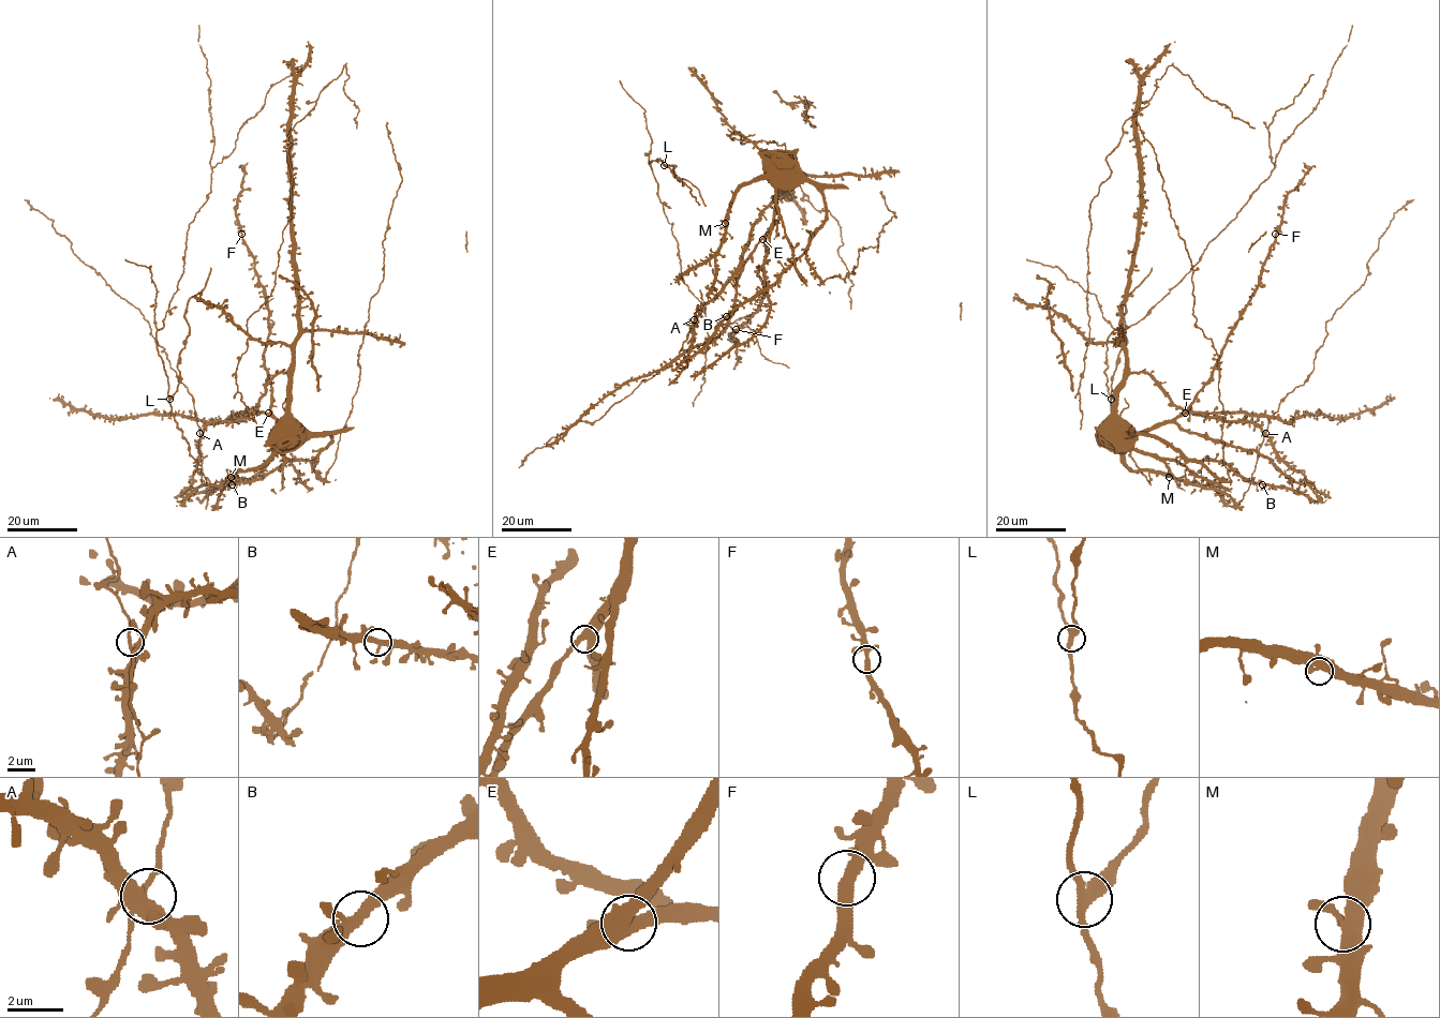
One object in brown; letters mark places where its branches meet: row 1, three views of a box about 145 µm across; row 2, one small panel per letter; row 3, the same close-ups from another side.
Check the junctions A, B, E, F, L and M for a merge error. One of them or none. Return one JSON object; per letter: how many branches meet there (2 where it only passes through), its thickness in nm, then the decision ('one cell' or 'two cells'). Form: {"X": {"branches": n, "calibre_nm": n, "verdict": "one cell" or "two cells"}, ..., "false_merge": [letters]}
{"A": {"branches": 3, "calibre_nm": 200, "verdict": "one cell"}, "B": {"branches": 3, "calibre_nm": 320, "verdict": "one cell"}, "E": {"branches": 3, "calibre_nm": 460, "verdict": "one cell"}, "F": {"branches": 3, "calibre_nm": 320, "verdict": "one cell"}, "L": {"branches": 3, "calibre_nm": 320, "verdict": "two cells"}, "M": {"branches": 3, "calibre_nm": 380, "verdict": "one cell"}, "false_merge": ["L"]}

